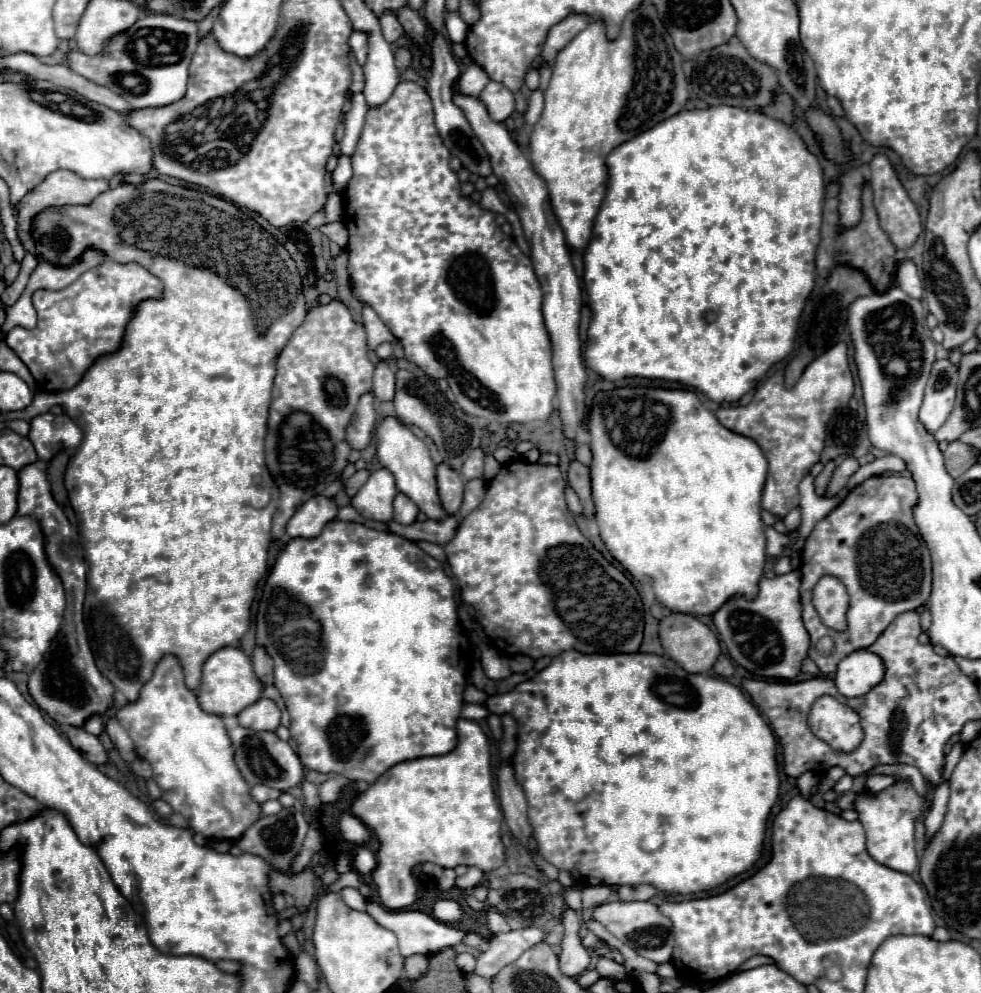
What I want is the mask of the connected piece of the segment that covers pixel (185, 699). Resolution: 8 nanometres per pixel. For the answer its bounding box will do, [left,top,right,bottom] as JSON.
[117,655,261,841]

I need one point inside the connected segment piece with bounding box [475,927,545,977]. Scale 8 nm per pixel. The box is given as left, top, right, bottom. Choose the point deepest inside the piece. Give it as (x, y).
(505, 948)

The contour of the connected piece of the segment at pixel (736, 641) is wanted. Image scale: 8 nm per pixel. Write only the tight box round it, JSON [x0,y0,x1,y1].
[713,569,809,679]

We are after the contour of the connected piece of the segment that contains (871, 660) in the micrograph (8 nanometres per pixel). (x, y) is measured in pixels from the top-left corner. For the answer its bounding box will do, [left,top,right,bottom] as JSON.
[835,651,883,697]

